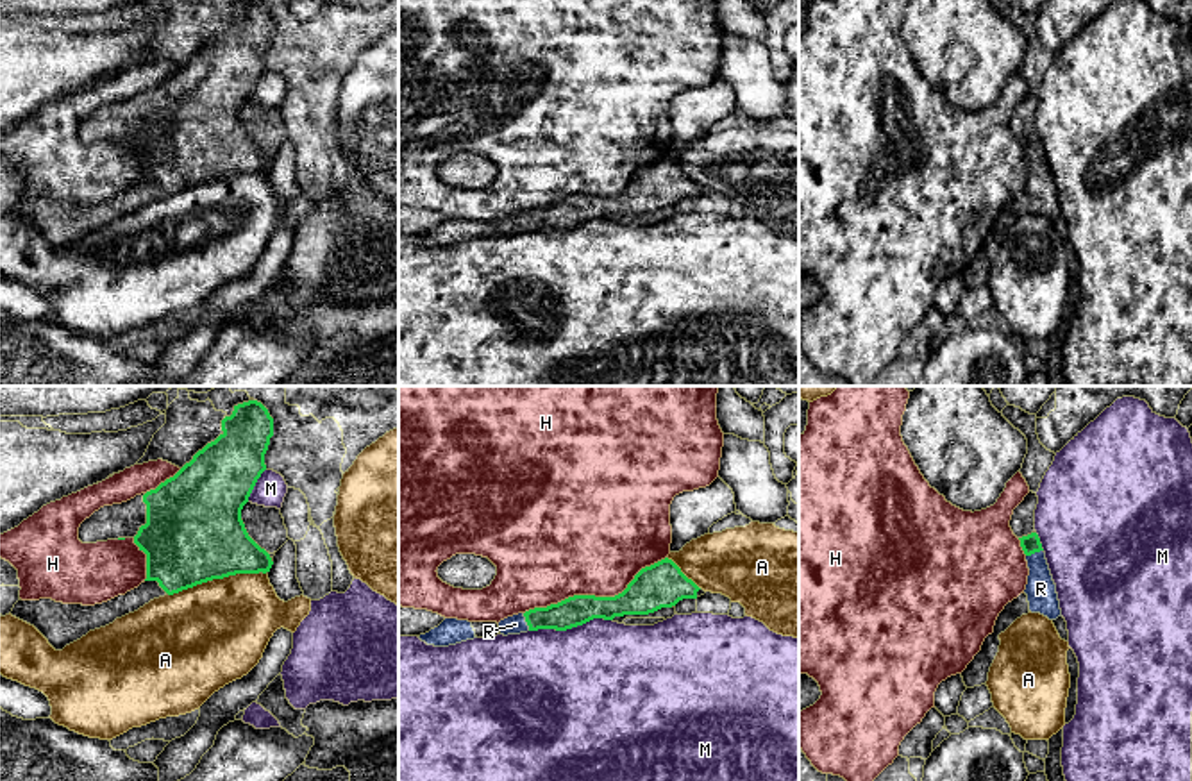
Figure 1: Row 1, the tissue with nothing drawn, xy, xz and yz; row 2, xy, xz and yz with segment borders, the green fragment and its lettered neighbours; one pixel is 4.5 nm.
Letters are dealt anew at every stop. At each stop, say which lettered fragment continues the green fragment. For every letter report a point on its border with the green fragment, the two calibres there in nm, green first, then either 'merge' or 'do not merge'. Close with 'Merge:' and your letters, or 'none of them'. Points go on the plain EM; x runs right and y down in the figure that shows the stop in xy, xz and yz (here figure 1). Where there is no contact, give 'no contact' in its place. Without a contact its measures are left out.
A: contact xy (213, 177); calibres 440 and 460 nm; do not merge
H: contact xz (594, 195); calibres 180 and 500 nm; do not merge
M: contact xz (570, 227); calibres 140 and 500 nm; do not merge
R: contact xz (526, 220); calibres 140 and 90 nm; merge
Merge: R

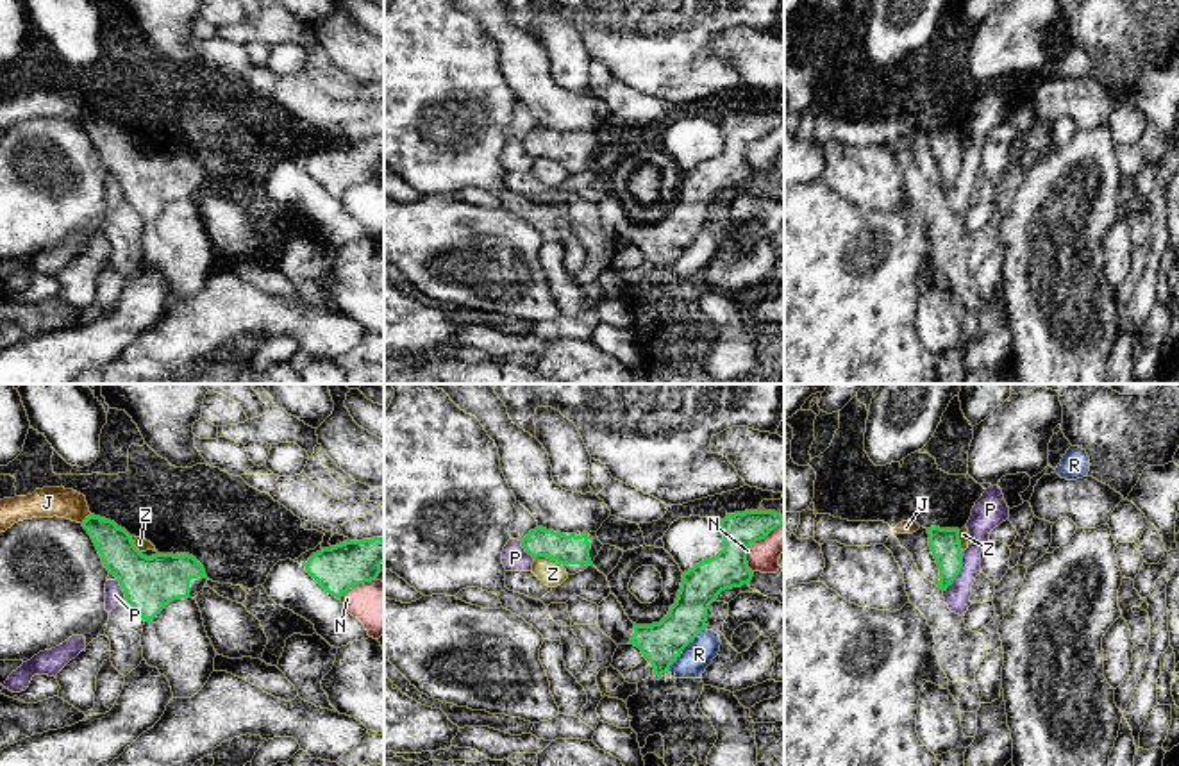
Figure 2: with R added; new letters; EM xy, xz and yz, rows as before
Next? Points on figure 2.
J: contact xy (86, 118); calibres 160 and 140 nm; do not merge
N: contact xz (754, 141); calibres 170 and 140 nm; do not merge
P: contact yz (960, 170); calibres 140 and 120 nm; do not merge
R: contact xz (683, 249); calibres 190 and 140 nm; do not merge
Z: contact xz (549, 158); calibres 130 and 120 nm; do not merge
Merge: none of them

